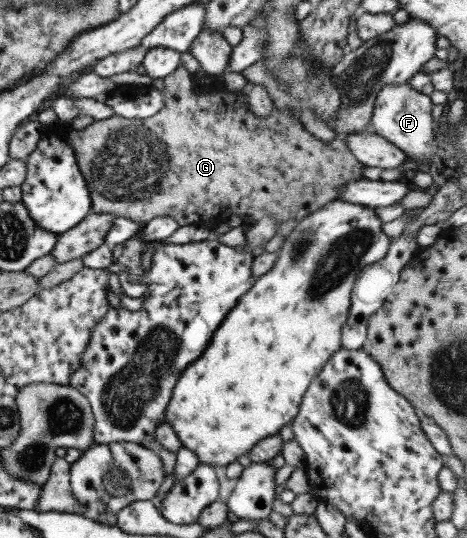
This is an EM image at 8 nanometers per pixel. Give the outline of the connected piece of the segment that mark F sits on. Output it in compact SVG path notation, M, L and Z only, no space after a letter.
M408 83L400 85L382 85L374 97L372 117L369 128L373 134L388 140L392 145L404 151L405 155L418 165L429 165L434 159L435 119L430 116L432 102L429 96L420 93Z

